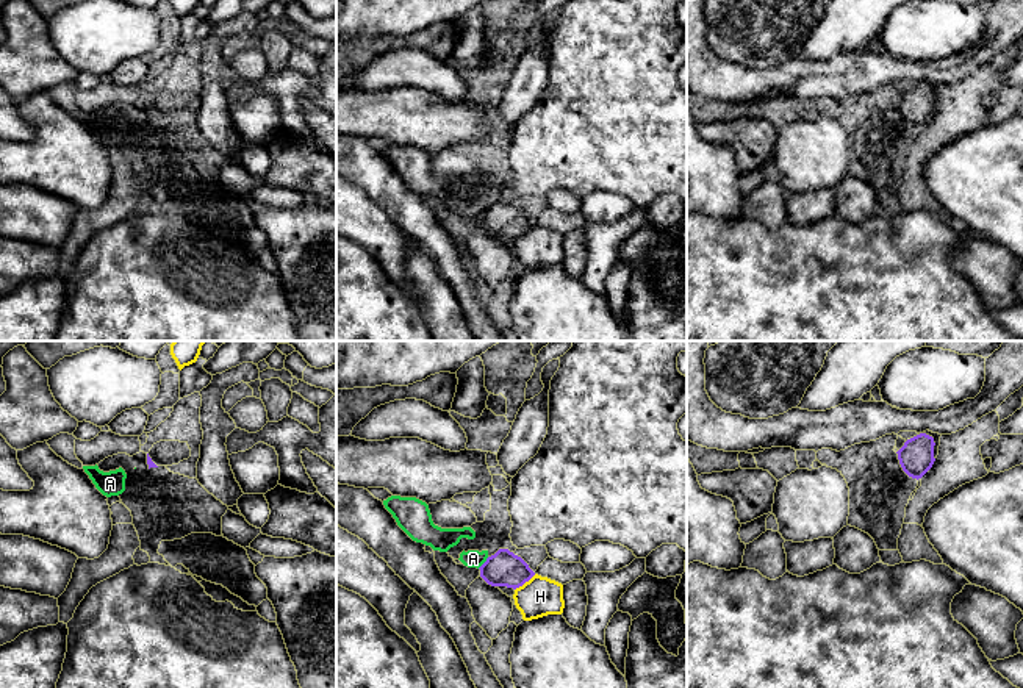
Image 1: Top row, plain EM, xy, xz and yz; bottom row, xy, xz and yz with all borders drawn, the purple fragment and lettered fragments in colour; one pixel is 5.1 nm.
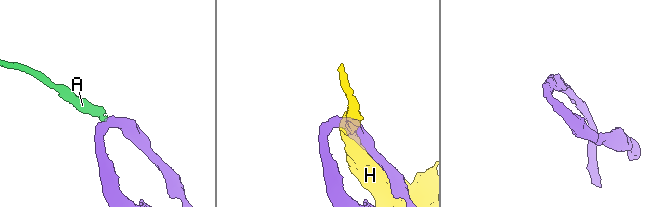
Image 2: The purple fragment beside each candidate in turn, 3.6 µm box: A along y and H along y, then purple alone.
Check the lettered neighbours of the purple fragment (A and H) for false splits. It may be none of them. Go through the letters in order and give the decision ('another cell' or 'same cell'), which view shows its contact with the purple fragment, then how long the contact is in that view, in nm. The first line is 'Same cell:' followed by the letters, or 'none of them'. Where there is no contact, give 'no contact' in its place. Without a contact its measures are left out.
Same cell: none of them
A: another cell; contact in xz; length 90 nm
H: another cell; contact in xz; length 140 nm

